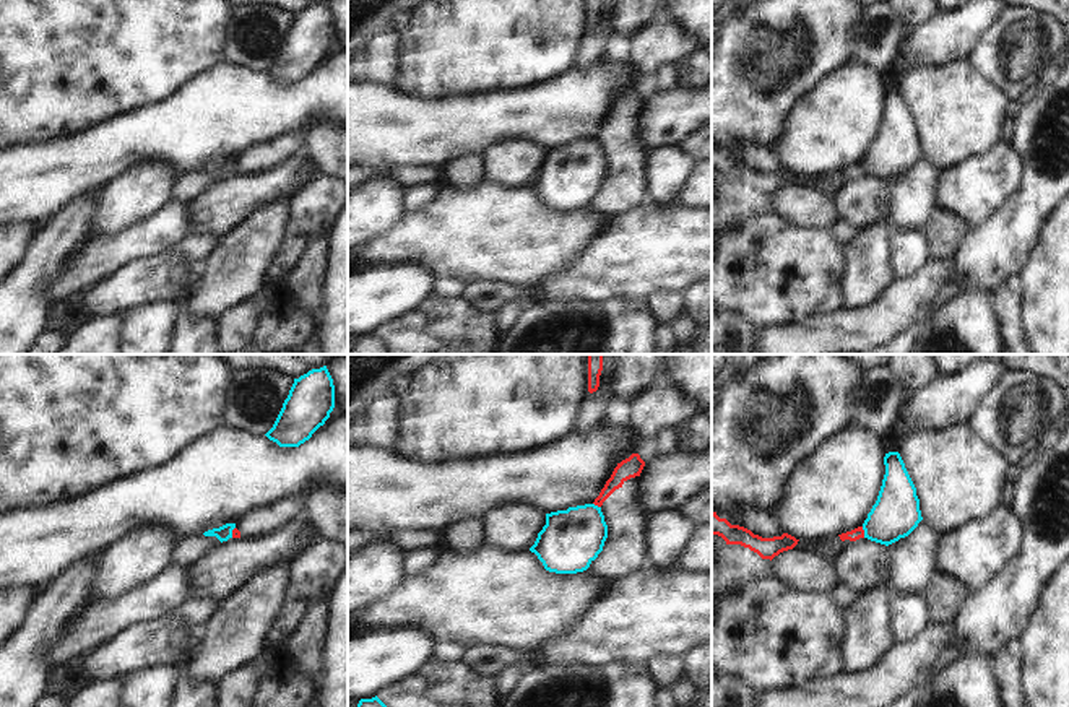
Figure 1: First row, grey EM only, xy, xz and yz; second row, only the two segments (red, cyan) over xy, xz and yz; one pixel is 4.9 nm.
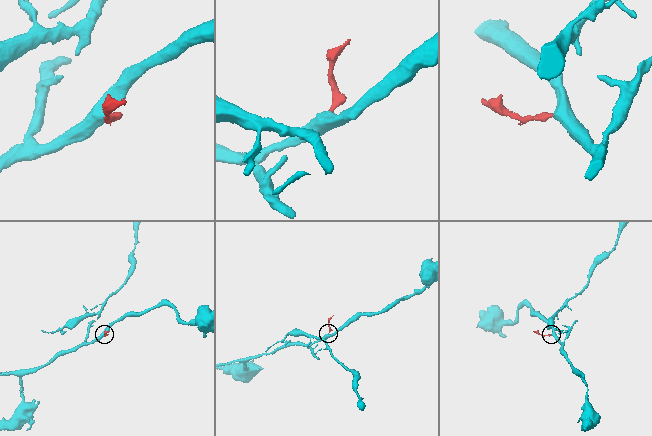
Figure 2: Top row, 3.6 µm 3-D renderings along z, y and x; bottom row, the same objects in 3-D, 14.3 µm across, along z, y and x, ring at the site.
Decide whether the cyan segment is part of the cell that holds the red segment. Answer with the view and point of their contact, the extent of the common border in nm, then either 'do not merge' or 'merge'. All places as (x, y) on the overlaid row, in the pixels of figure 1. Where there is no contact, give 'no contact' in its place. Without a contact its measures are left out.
meets red in yz at (863, 532); contact 60 nm long; do not merge

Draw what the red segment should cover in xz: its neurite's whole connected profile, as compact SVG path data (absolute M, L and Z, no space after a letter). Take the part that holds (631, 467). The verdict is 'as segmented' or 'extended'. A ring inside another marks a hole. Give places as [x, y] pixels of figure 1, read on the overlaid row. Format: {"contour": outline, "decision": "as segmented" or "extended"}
{"contour": "M638 453L617 463L593 502L608 525L603 551L588 567L593 574L622 579L640 569L647 559L647 522L651 512L642 505L638 489L643 466Z", "decision": "extended"}

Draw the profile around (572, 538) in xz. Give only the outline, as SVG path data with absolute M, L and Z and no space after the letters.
M585 504L546 514L546 525L530 548L544 569L556 574L577 574L603 551L608 525L601 507Z

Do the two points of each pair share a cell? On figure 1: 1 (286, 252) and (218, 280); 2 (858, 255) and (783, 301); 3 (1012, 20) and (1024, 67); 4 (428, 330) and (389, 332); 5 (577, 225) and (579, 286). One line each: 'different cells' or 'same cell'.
1: different cells
2: different cells
3: same cell
4: same cell
5: different cells

